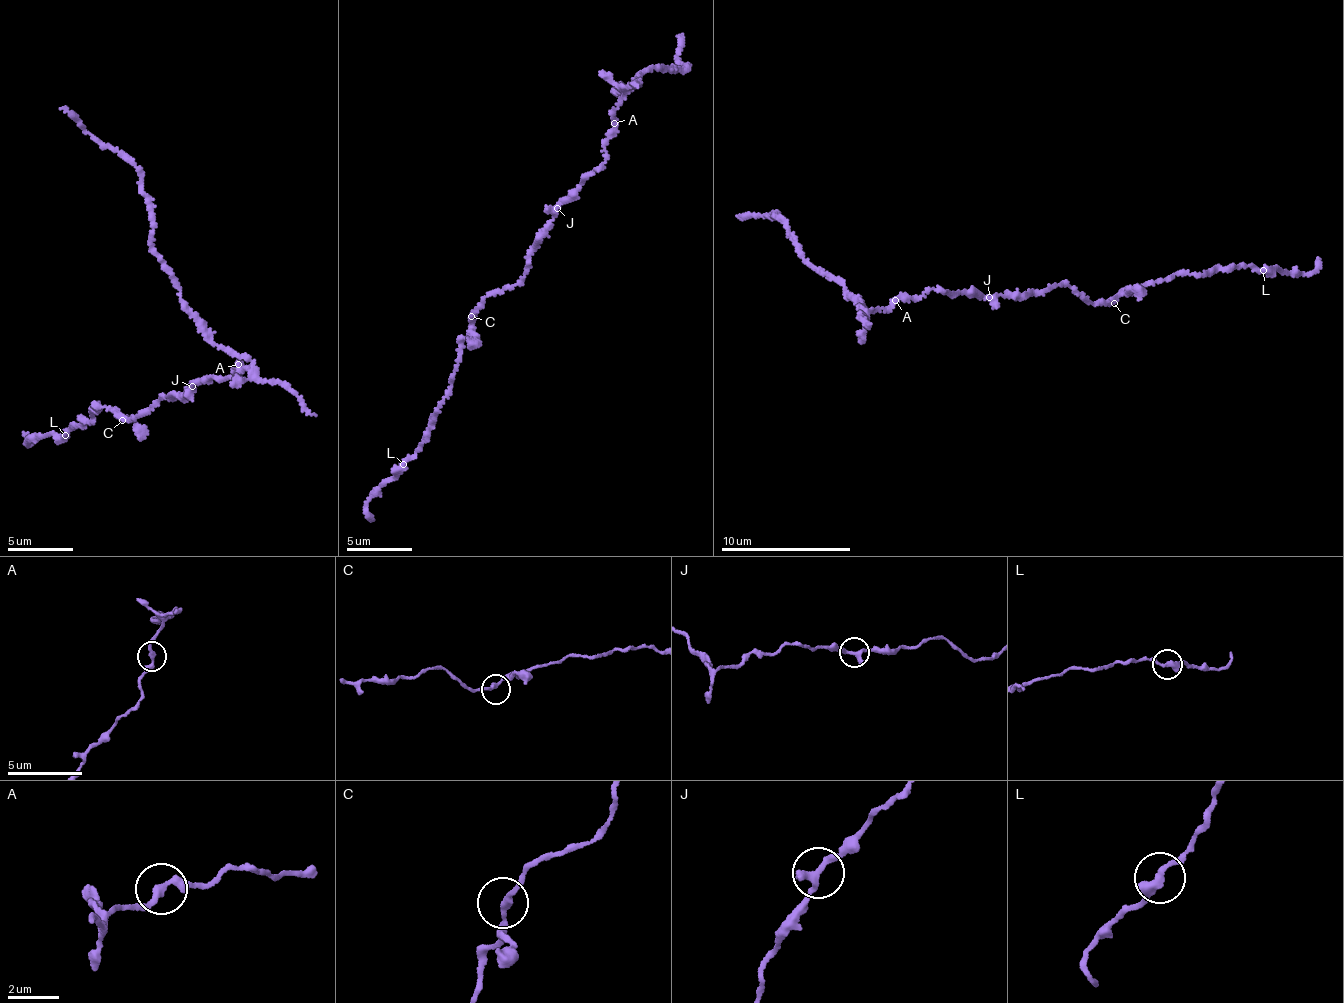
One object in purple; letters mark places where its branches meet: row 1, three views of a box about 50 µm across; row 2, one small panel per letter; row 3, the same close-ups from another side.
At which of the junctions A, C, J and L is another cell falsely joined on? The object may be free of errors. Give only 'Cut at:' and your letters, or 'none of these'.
Cut at: none of these

